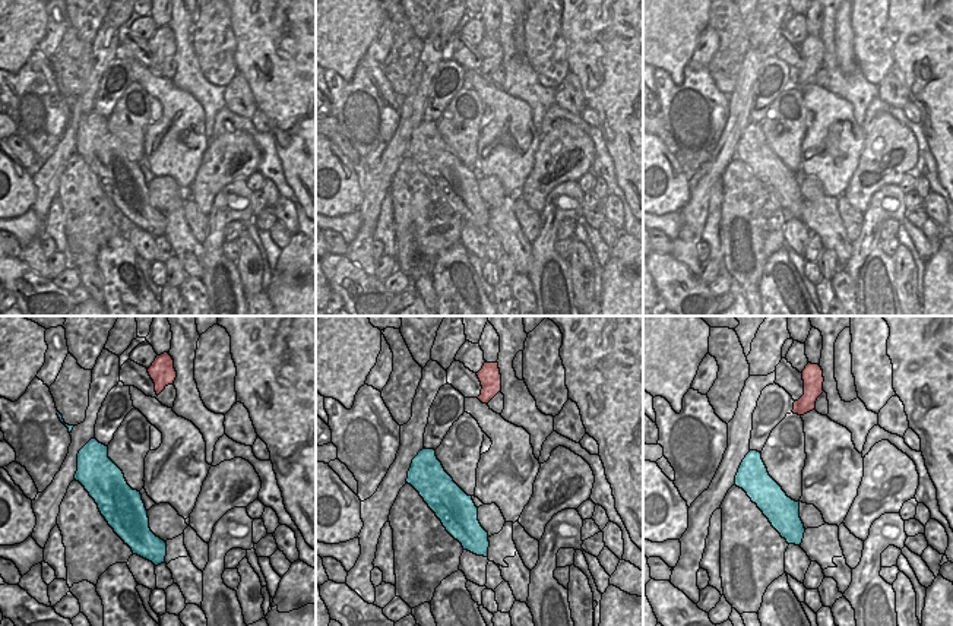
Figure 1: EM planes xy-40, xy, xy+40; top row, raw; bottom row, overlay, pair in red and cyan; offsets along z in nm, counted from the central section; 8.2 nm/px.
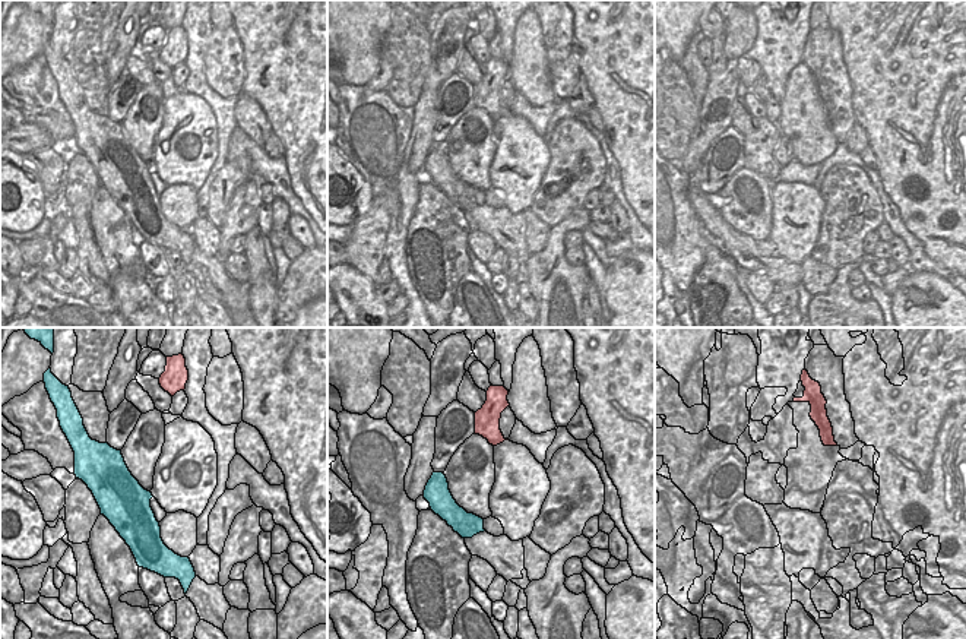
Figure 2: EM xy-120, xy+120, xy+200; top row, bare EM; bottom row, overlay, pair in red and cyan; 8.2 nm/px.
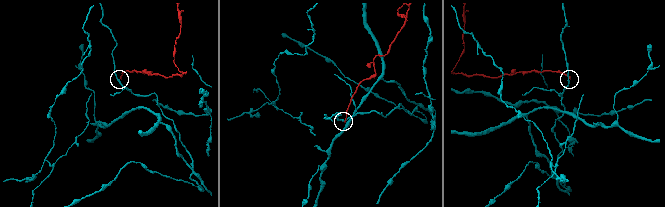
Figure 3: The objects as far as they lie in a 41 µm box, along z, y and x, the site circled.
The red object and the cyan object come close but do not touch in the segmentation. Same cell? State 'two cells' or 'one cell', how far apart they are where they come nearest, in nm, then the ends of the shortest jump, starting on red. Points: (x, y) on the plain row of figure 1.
two cells | 440 nm | xy+40 (794, 85), (759, 125)

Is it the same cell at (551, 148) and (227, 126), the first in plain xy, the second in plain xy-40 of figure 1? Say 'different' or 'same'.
different

